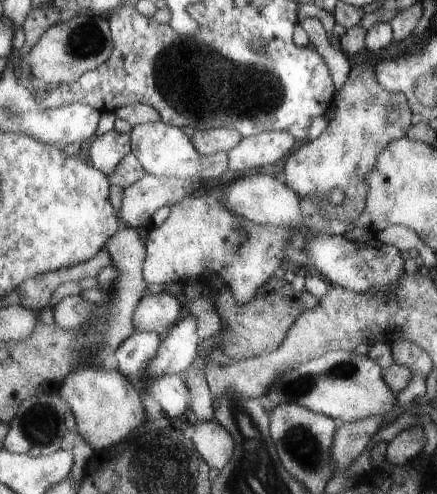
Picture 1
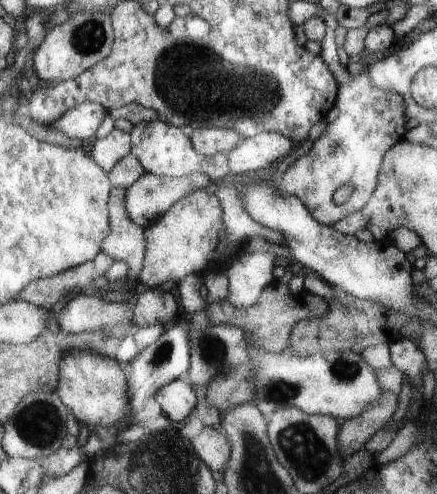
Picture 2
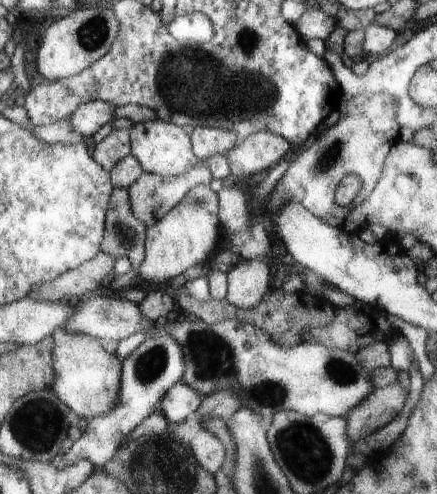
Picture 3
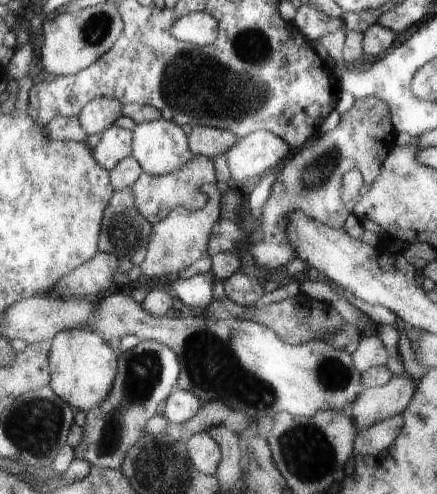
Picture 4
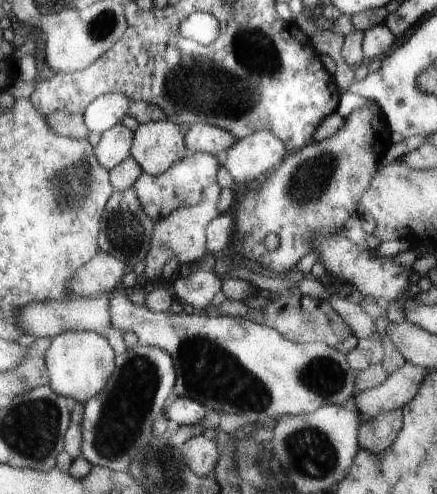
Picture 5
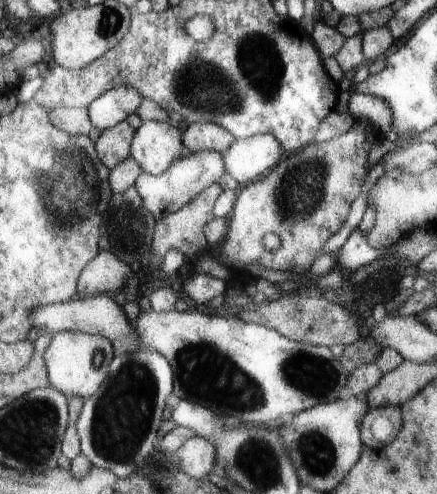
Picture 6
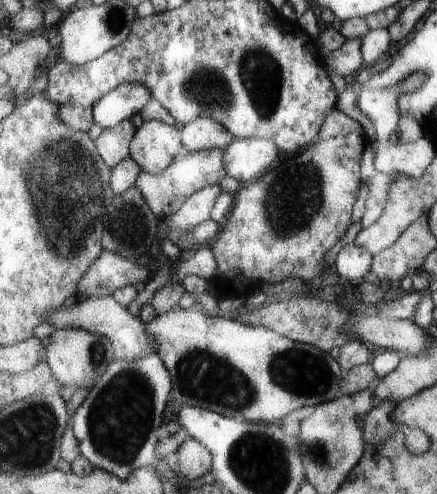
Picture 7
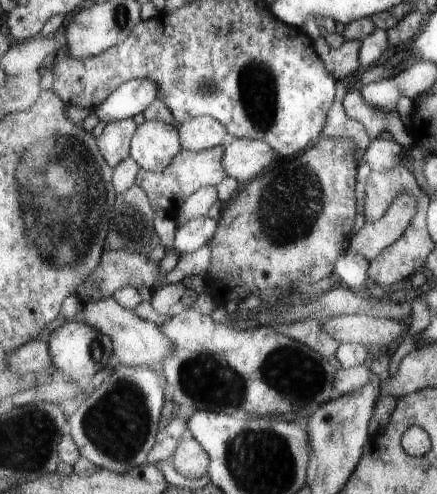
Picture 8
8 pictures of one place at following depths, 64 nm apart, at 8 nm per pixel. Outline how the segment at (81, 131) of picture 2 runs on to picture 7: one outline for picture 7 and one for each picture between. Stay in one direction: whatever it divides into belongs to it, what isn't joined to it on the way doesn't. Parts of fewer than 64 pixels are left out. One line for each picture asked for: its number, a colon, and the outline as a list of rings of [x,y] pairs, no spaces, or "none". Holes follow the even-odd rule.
3: [[[103,98],[87,102],[71,118],[73,128],[77,128],[79,134],[83,134],[85,138],[91,138],[101,128],[113,124],[115,120],[117,120],[117,106],[109,100],[103,100]]]
4: [[[105,96],[105,98],[97,98],[97,100],[89,102],[89,106],[85,106],[83,114],[79,116],[79,122],[89,136],[95,136],[95,134],[101,136],[109,128],[113,128],[121,122],[123,112],[125,112],[123,100]]]
5: [[[113,92],[97,98],[89,110],[85,110],[85,122],[91,128],[91,132],[107,134],[113,130],[113,126],[125,122],[125,116],[133,114],[135,100],[129,98],[125,92]]]
6: [[[119,86],[89,106],[91,122],[101,132],[113,130],[113,126],[127,122],[131,114],[143,106],[145,94],[135,86]]]
7: [[[143,82],[121,84],[117,90],[107,94],[95,108],[95,122],[105,130],[113,128],[135,114],[141,114],[149,102],[153,102],[153,88]]]

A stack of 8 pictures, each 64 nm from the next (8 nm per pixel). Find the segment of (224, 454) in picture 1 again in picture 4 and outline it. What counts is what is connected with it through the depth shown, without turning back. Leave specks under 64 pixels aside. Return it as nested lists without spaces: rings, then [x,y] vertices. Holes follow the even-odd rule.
[[[209,432],[193,436],[189,442],[185,442],[185,448],[187,448],[187,460],[193,464],[193,468],[197,468],[197,472],[205,476],[217,474],[223,462],[223,452],[221,444],[217,444],[217,440],[213,440]]]

